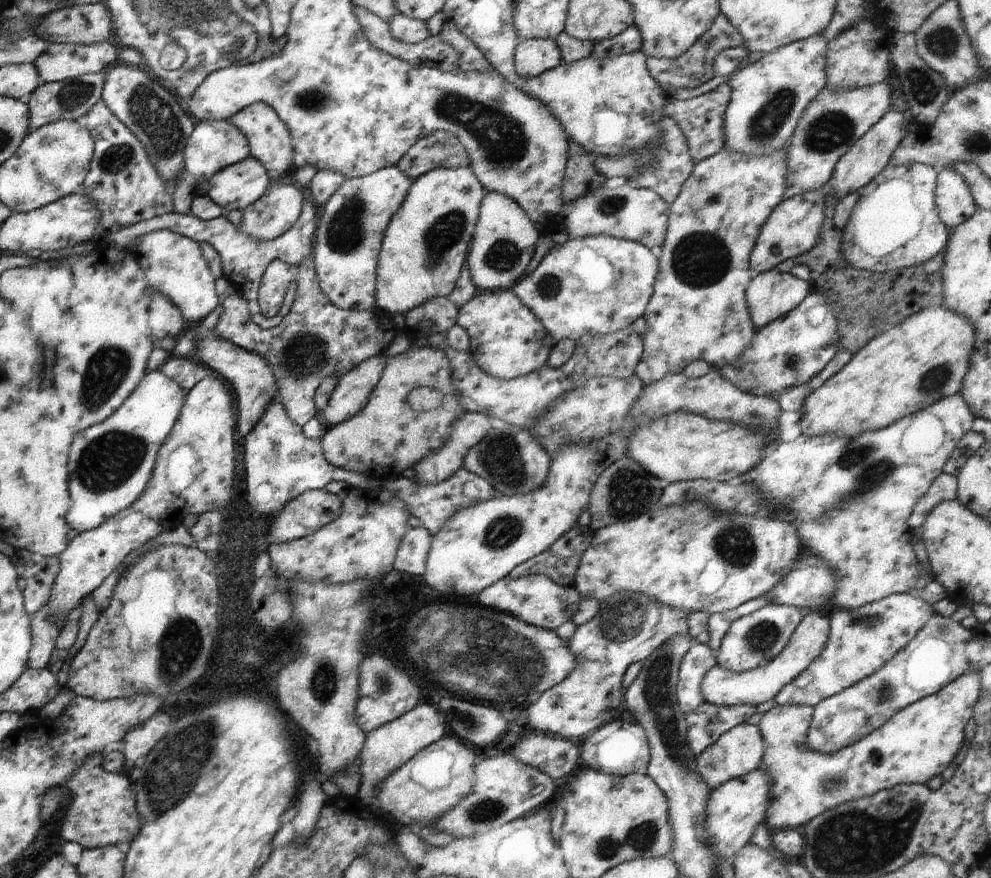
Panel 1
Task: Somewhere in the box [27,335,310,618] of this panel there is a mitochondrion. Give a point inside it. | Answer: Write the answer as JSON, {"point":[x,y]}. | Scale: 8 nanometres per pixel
{"point":[106,462]}

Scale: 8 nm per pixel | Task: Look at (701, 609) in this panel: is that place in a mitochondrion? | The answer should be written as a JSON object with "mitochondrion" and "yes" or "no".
{"mitochondrion":"no"}

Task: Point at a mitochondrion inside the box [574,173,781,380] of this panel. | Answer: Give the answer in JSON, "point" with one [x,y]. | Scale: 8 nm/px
{"point":[700,260]}

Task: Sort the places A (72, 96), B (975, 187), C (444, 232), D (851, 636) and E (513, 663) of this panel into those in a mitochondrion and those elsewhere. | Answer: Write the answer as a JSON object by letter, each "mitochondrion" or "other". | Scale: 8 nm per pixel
{"A":"mitochondrion","B":"other","C":"mitochondrion","D":"other","E":"mitochondrion"}

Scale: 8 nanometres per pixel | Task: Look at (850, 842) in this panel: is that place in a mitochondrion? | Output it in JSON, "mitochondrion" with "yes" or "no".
{"mitochondrion":"yes"}

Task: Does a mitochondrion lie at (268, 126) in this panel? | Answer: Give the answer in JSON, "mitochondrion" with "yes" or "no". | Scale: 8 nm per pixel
{"mitochondrion":"no"}

